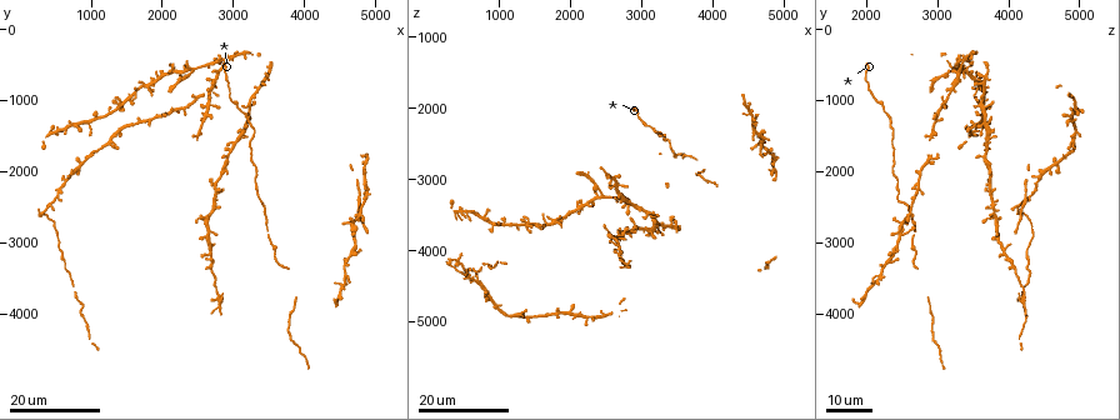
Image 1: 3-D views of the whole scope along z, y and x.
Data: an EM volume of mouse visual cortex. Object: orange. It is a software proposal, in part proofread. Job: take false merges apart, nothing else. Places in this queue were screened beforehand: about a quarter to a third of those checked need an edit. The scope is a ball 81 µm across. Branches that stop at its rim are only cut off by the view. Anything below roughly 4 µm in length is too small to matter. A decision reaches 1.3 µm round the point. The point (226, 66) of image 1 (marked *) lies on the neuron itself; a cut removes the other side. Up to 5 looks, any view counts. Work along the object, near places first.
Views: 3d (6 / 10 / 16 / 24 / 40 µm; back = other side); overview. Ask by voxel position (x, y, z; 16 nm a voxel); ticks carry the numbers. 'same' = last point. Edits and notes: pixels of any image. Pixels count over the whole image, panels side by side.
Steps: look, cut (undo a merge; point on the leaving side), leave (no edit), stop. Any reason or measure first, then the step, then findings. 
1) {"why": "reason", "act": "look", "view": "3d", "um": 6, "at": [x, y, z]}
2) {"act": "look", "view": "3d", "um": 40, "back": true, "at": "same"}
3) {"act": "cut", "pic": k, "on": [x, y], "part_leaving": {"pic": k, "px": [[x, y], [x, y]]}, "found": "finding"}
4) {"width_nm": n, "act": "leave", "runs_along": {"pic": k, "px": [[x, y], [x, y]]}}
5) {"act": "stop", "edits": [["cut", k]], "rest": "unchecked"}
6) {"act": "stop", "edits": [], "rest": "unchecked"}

{"why": "arms part here", "act": "look", "view": "3d", "um": 16, "at": [4600, 3250, 2350]}

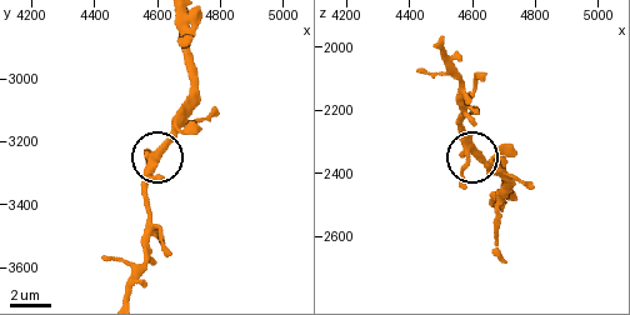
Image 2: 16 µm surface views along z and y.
{"act": "look", "view": "3d", "um": 6, "at": [4610, 3230, 2330]}

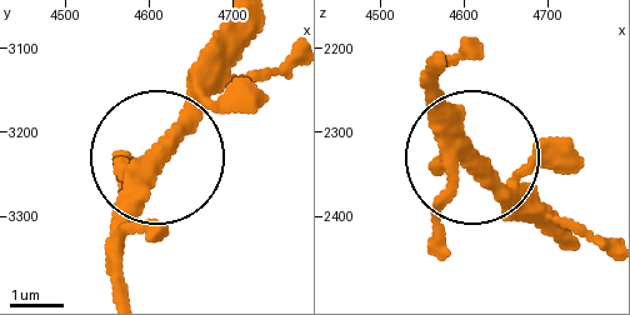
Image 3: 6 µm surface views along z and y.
{"arms": 3, "act": "leave", "found": "all the same neuron"}

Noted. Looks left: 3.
{"why": "three arms meet", "act": "look", "view": "3d", "um": 24, "at": [3550, 3100, 2650]}

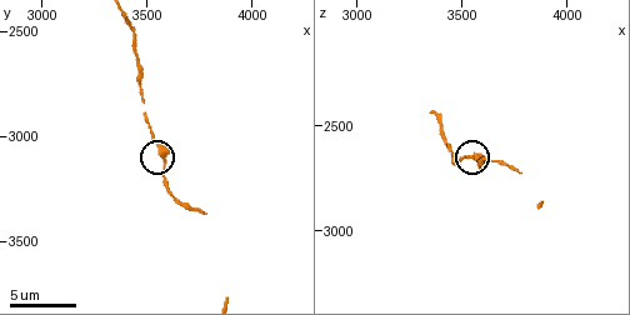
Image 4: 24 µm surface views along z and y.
{"why": "zoom in", "act": "look", "view": "3d", "um": 6, "at": "same"}

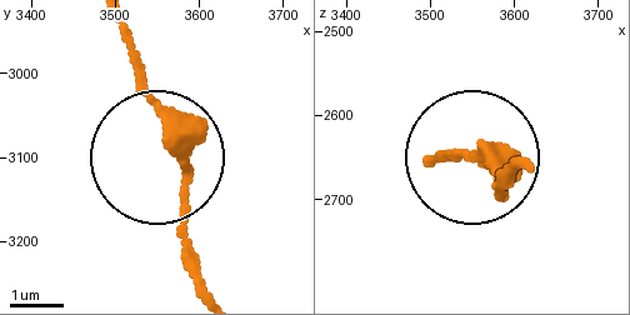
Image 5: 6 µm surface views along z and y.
{"act": "leave", "runs_along": {"pic": 5, "px": [[118, 23], [180, 184], [194, 274]]}, "found": "continuous, no second neuron"}

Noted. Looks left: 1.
{"act": "stop", "edits": [], "rest": "unchecked"}

